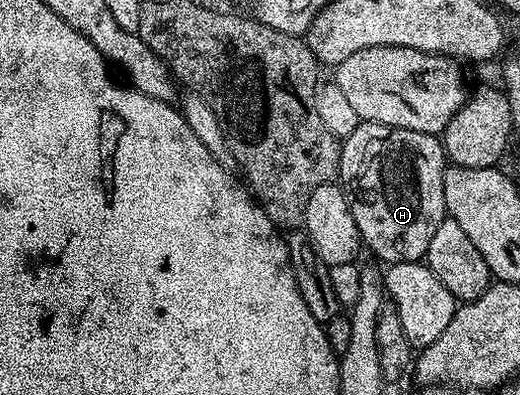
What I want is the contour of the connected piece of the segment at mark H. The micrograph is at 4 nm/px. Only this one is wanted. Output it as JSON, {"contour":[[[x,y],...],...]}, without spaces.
{"contour":[[[360,121],[359,127],[348,138],[342,139],[337,182],[343,187],[343,195],[353,212],[362,245],[366,249],[368,246],[380,258],[380,263],[417,262],[424,257],[429,240],[433,240],[433,232],[437,232],[437,224],[441,224],[447,214],[444,169],[443,143],[433,134]]]}

